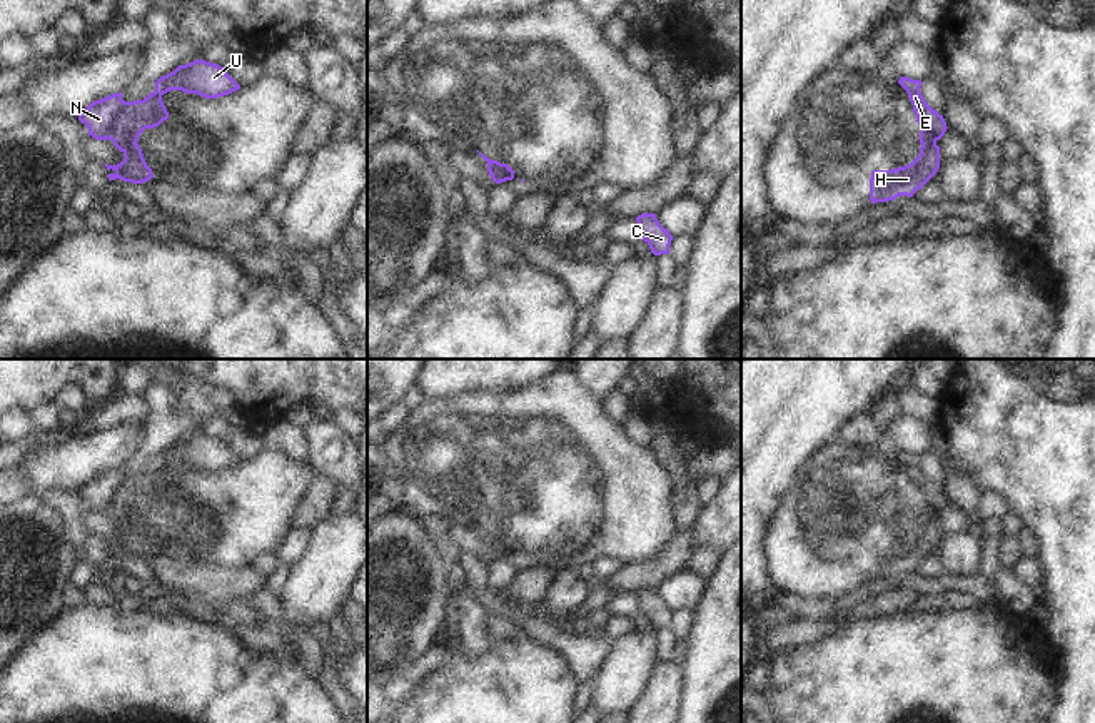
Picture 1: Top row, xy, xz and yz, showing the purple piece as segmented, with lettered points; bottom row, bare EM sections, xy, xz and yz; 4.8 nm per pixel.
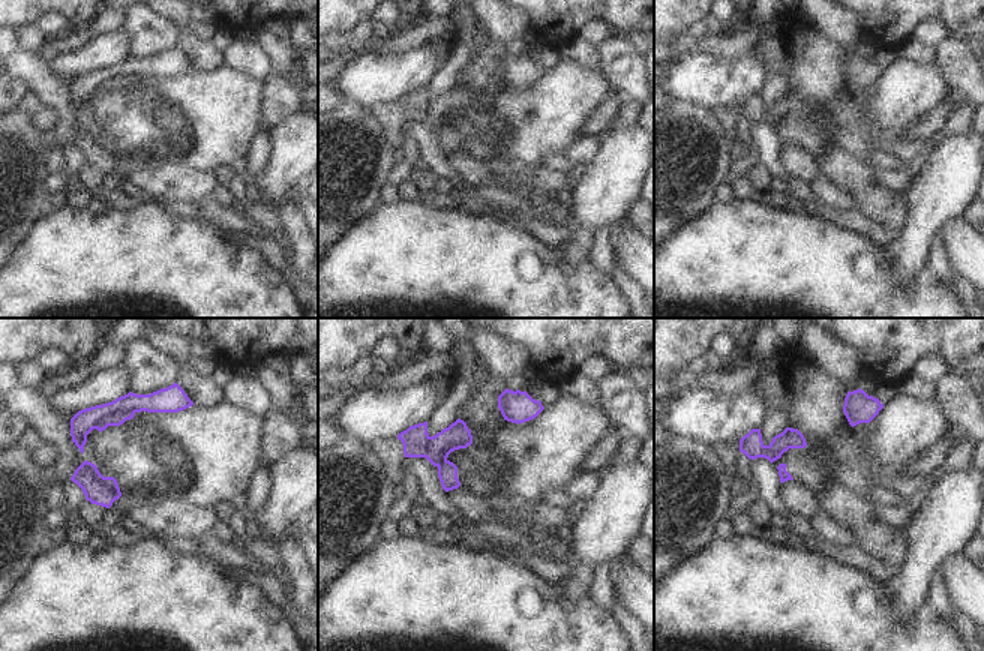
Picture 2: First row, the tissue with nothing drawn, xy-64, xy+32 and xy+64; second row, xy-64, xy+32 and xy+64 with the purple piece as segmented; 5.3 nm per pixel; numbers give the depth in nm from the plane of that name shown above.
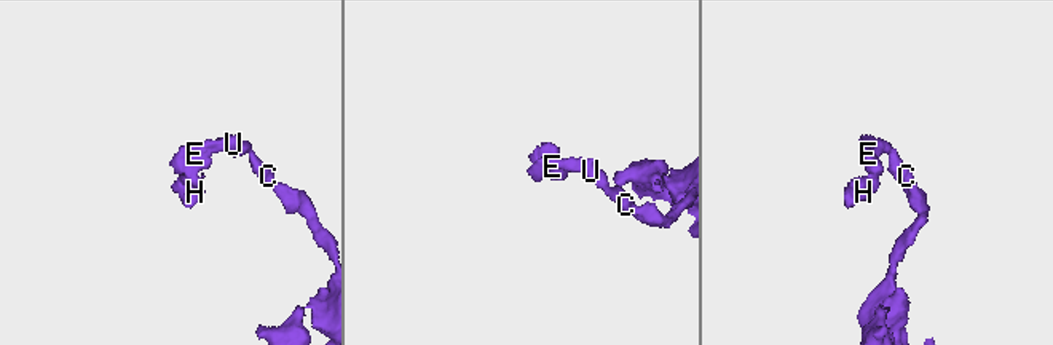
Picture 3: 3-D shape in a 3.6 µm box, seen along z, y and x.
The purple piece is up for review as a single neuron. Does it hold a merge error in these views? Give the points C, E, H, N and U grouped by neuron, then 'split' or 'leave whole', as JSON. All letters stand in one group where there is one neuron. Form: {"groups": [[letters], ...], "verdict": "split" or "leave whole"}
{"groups": [["C", "E", "N", "U"], ["H"]], "verdict": "split"}

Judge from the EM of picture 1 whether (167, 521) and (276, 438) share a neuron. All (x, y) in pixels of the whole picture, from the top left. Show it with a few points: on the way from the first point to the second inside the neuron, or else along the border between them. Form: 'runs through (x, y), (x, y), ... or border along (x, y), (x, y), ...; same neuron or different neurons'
border along (262, 448), (282, 451), (299, 461); different neurons

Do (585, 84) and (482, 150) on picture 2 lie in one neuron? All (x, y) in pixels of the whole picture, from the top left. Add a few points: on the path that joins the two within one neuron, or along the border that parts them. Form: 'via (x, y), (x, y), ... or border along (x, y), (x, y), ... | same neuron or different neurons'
via (560, 101), (540, 120), (518, 122), (507, 128) | same neuron

